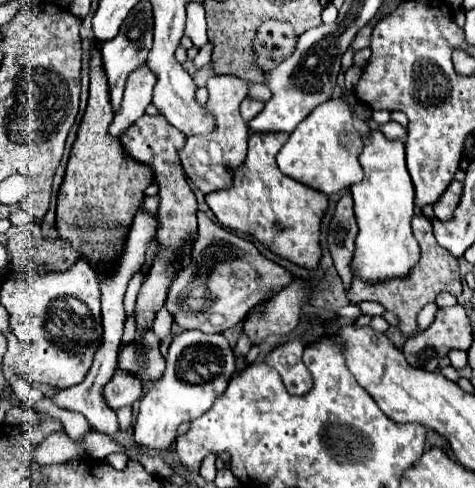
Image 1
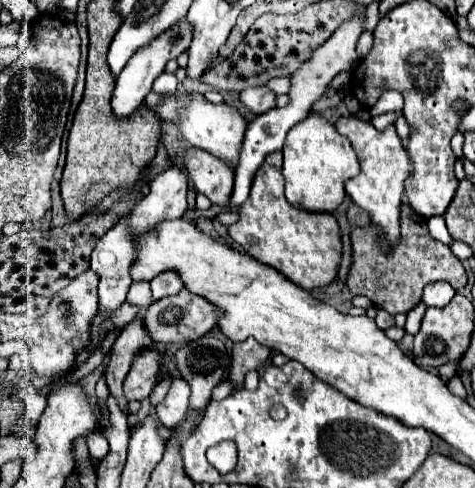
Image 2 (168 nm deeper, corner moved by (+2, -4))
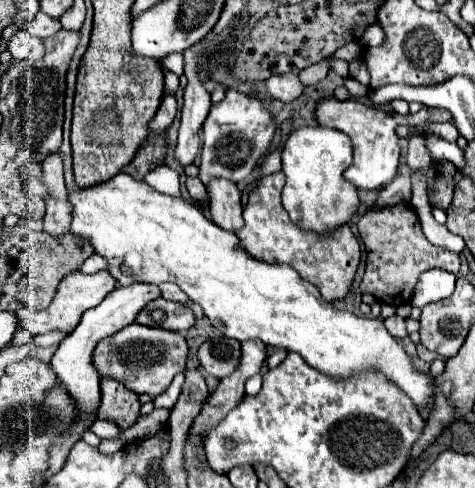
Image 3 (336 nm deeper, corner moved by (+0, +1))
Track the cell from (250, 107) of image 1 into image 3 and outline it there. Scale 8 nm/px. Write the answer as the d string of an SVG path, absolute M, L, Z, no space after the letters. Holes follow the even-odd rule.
M281 74L281 76L271 76L265 82L265 90L271 98L281 100L281 102L291 102L295 98L301 96L303 92L303 84L299 82L297 74Z

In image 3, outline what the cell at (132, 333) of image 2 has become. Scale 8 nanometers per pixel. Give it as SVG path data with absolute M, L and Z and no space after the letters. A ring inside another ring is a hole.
M109 376L101 378L101 418L111 418L119 424L119 428L127 428L137 420L139 406L137 394L127 390L119 380Z

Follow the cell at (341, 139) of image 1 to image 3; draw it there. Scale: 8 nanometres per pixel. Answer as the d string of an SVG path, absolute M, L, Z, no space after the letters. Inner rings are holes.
M301 126L291 132L283 148L283 172L287 176L283 188L283 208L291 220L305 230L319 234L345 224L359 206L357 188L343 178L343 172L353 162L351 140L327 126Z

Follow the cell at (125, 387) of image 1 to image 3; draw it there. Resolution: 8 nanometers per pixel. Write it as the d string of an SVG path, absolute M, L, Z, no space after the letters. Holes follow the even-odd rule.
M131 324L131 328L123 328L111 340L103 340L99 348L95 348L95 368L101 376L119 378L125 388L135 394L149 394L151 398L159 396L173 380L175 374L185 370L187 360L187 342L181 334L147 328L141 324Z

